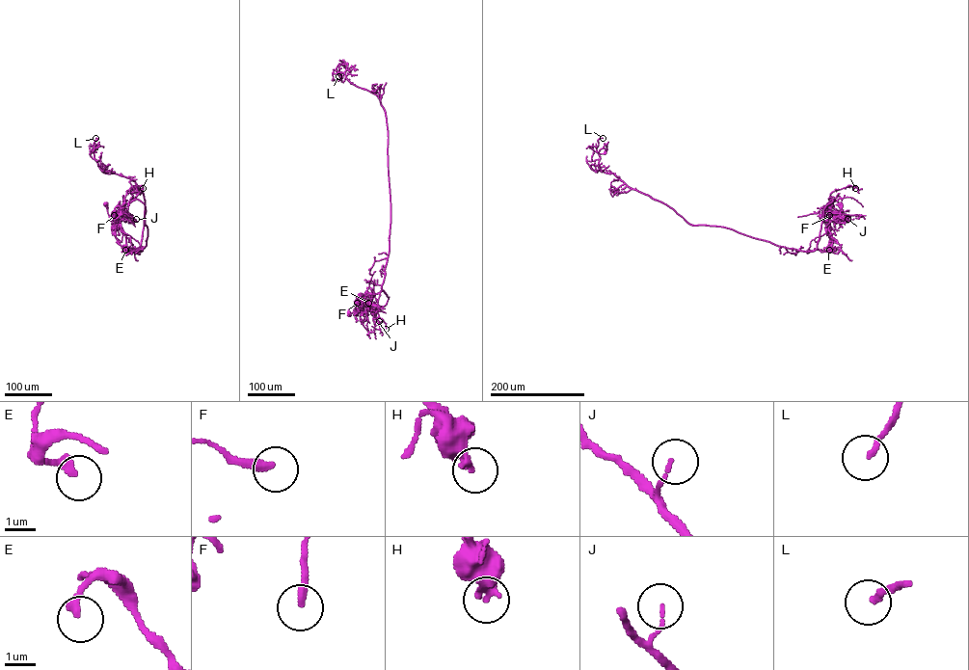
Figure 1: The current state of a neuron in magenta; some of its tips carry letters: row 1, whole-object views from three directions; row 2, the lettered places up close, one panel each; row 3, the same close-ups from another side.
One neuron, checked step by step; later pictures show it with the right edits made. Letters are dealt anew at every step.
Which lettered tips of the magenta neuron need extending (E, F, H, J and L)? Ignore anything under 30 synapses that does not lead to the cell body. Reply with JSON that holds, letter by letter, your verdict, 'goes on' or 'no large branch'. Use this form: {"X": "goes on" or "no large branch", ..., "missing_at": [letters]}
{"E": "no large branch", "F": "no large branch", "H": "no large branch", "J": "no large branch", "L": "no large branch", "missing_at": []}

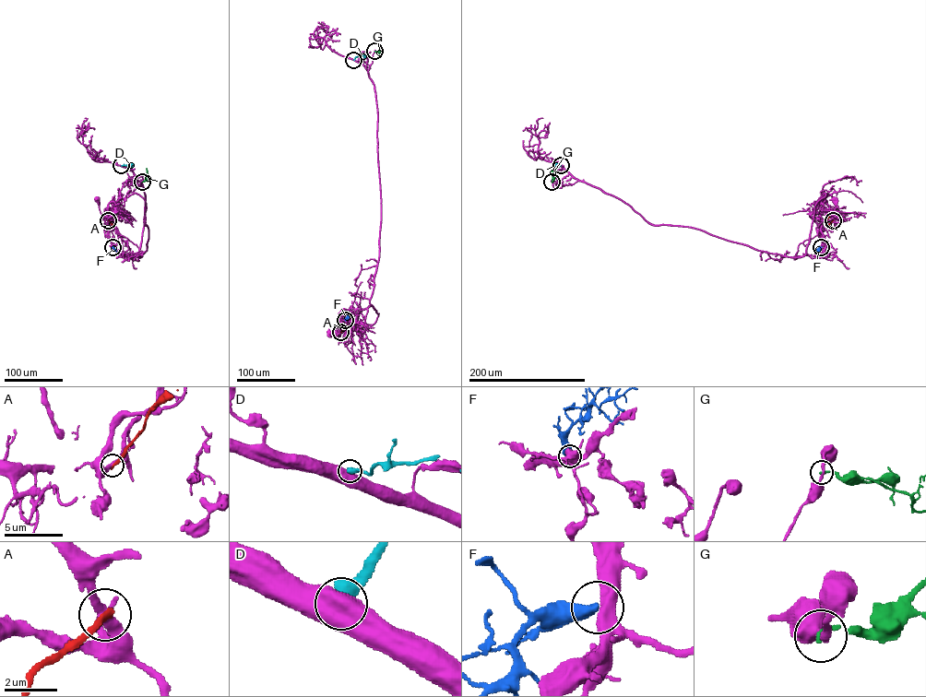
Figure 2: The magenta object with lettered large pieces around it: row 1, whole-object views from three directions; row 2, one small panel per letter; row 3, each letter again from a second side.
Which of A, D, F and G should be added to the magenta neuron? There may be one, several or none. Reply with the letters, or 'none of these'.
none of these

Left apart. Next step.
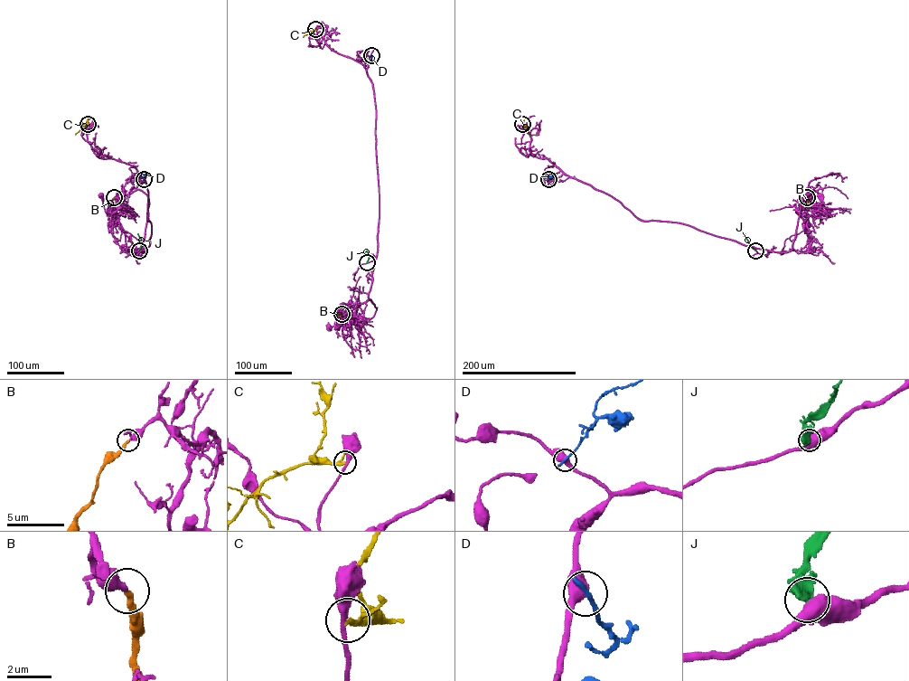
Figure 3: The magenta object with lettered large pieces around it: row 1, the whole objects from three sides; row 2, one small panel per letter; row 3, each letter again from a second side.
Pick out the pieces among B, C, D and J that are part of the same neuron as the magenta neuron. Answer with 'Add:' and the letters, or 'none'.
Add: B

